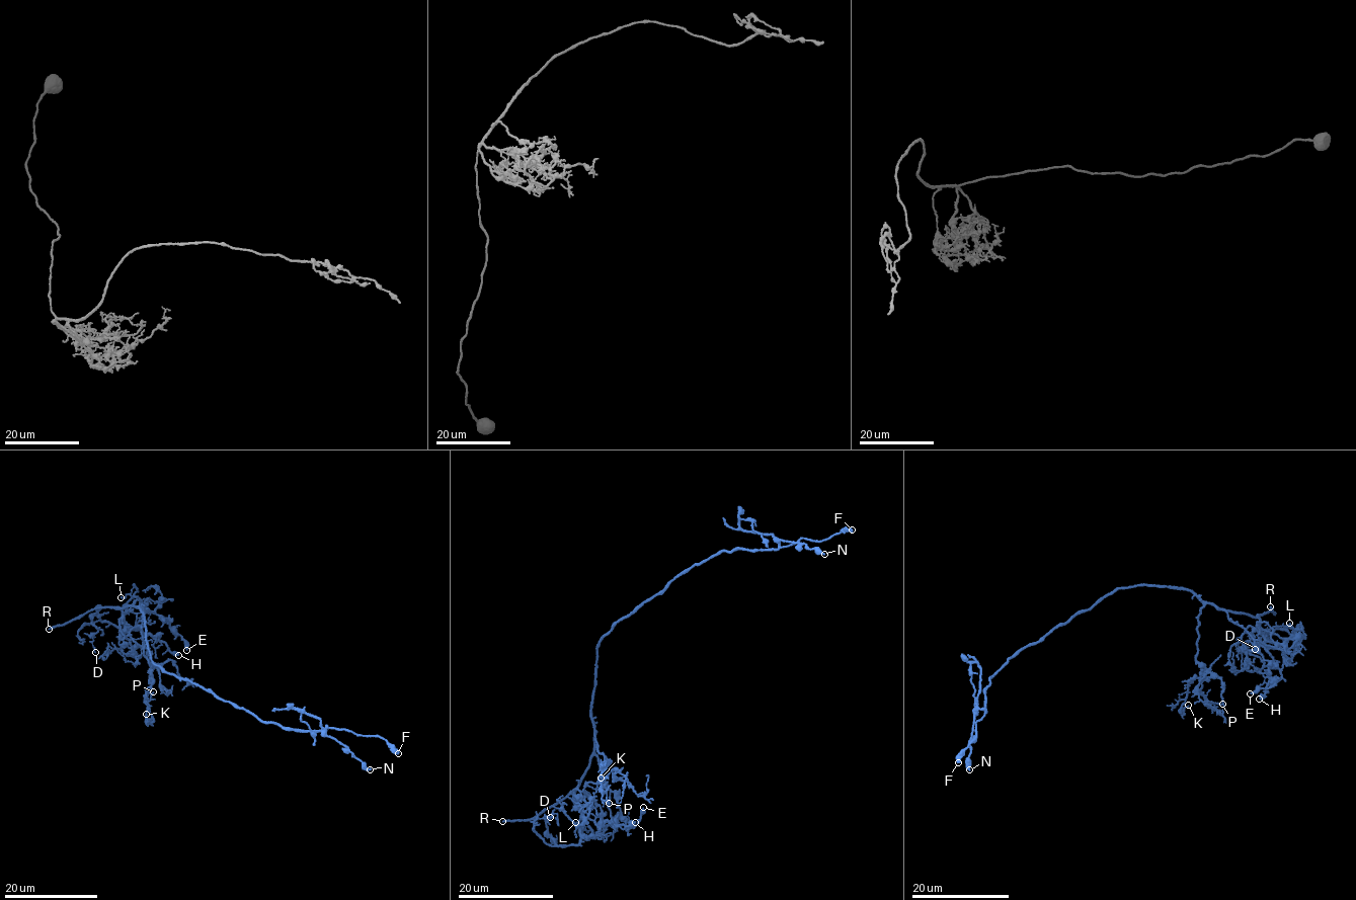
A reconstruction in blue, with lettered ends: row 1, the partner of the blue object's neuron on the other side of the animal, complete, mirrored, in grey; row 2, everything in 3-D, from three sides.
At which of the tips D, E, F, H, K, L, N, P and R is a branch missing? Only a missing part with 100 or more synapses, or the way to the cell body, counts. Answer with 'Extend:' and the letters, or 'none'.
Extend: R

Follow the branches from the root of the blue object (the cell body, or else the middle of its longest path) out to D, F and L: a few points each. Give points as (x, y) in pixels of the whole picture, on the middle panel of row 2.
D: (604, 635), (591, 703), (594, 752), (575, 789), (578, 842), (556, 843), (547, 831), (550, 817)
F: (604, 635), (676, 577), (722, 551), (778, 549), (801, 539), (822, 541), (852, 529)
L: (604, 635), (591, 703), (594, 752), (575, 789), (580, 834), (591, 835), (575, 822)

